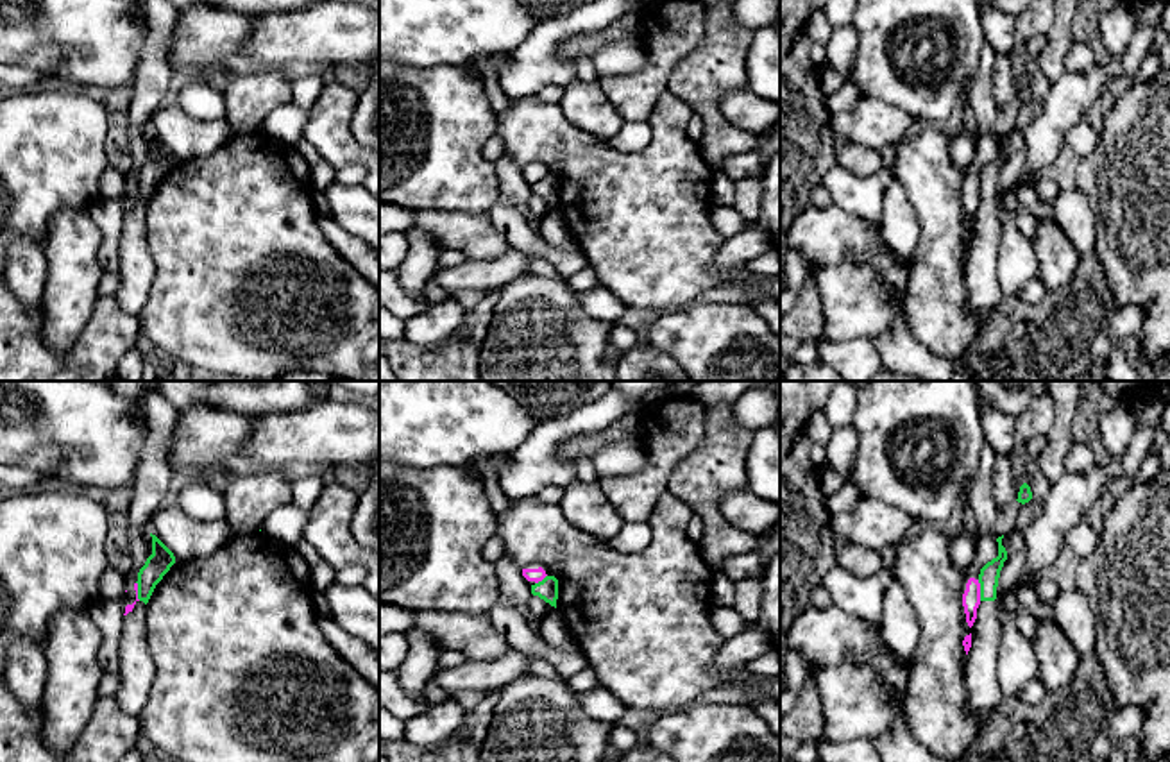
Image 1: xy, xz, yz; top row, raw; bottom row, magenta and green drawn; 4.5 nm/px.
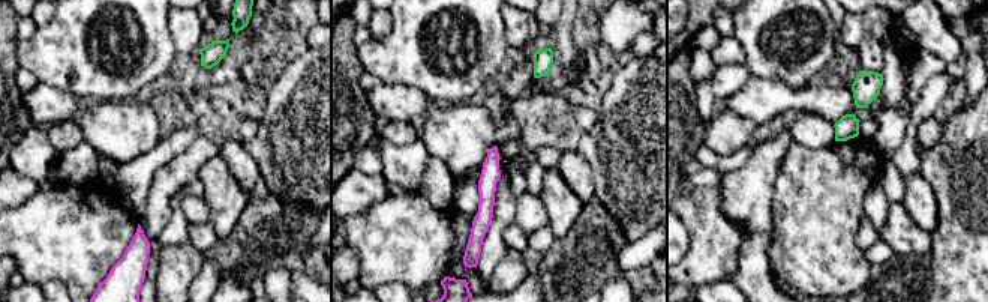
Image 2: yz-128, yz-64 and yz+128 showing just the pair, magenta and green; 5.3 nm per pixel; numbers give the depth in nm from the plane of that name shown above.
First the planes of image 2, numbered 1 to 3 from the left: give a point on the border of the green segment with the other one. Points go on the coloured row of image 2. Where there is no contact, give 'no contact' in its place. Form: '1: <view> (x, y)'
1: no contact
2: no contact
3: no contact

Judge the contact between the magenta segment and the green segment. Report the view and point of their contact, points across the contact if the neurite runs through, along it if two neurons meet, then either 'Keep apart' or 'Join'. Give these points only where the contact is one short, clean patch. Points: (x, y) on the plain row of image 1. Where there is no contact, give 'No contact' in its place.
Touches magenta at yz (979, 190). Boundary: yz (977, 179), (981, 199). Keep apart

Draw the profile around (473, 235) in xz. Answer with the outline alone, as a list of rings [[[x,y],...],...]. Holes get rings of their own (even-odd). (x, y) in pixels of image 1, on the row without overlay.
[[[417,211],[413,229],[428,233],[442,249],[454,249],[471,259],[494,259],[512,245],[488,215]]]

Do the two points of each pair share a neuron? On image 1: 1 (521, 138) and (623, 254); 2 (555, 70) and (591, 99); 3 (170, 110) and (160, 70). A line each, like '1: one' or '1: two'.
1: one
2: two
3: two

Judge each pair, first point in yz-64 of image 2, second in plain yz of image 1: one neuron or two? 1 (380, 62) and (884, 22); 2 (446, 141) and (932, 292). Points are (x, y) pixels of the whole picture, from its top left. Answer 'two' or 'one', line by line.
1: one
2: one

